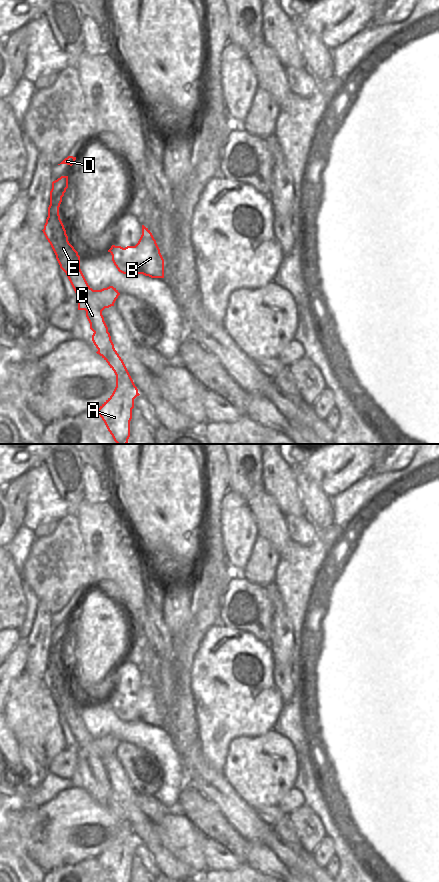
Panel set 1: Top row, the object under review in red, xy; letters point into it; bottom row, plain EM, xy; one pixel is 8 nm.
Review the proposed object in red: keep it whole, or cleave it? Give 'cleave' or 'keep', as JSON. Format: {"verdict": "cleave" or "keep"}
{"verdict": "cleave"}

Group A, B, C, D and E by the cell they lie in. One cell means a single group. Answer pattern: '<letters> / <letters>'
A D E / B C

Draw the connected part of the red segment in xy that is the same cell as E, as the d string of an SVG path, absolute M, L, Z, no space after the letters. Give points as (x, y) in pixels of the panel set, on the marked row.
M61 176L52 182L48 217L42 231L56 255L60 268L69 279L76 293L77 301L83 302L92 295L94 290L88 285L80 269L80 256L69 243L66 230L60 219L59 207L67 188L68 176Z

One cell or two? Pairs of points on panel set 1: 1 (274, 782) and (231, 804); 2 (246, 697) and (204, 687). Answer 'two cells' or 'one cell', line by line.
1: two cells
2: one cell

